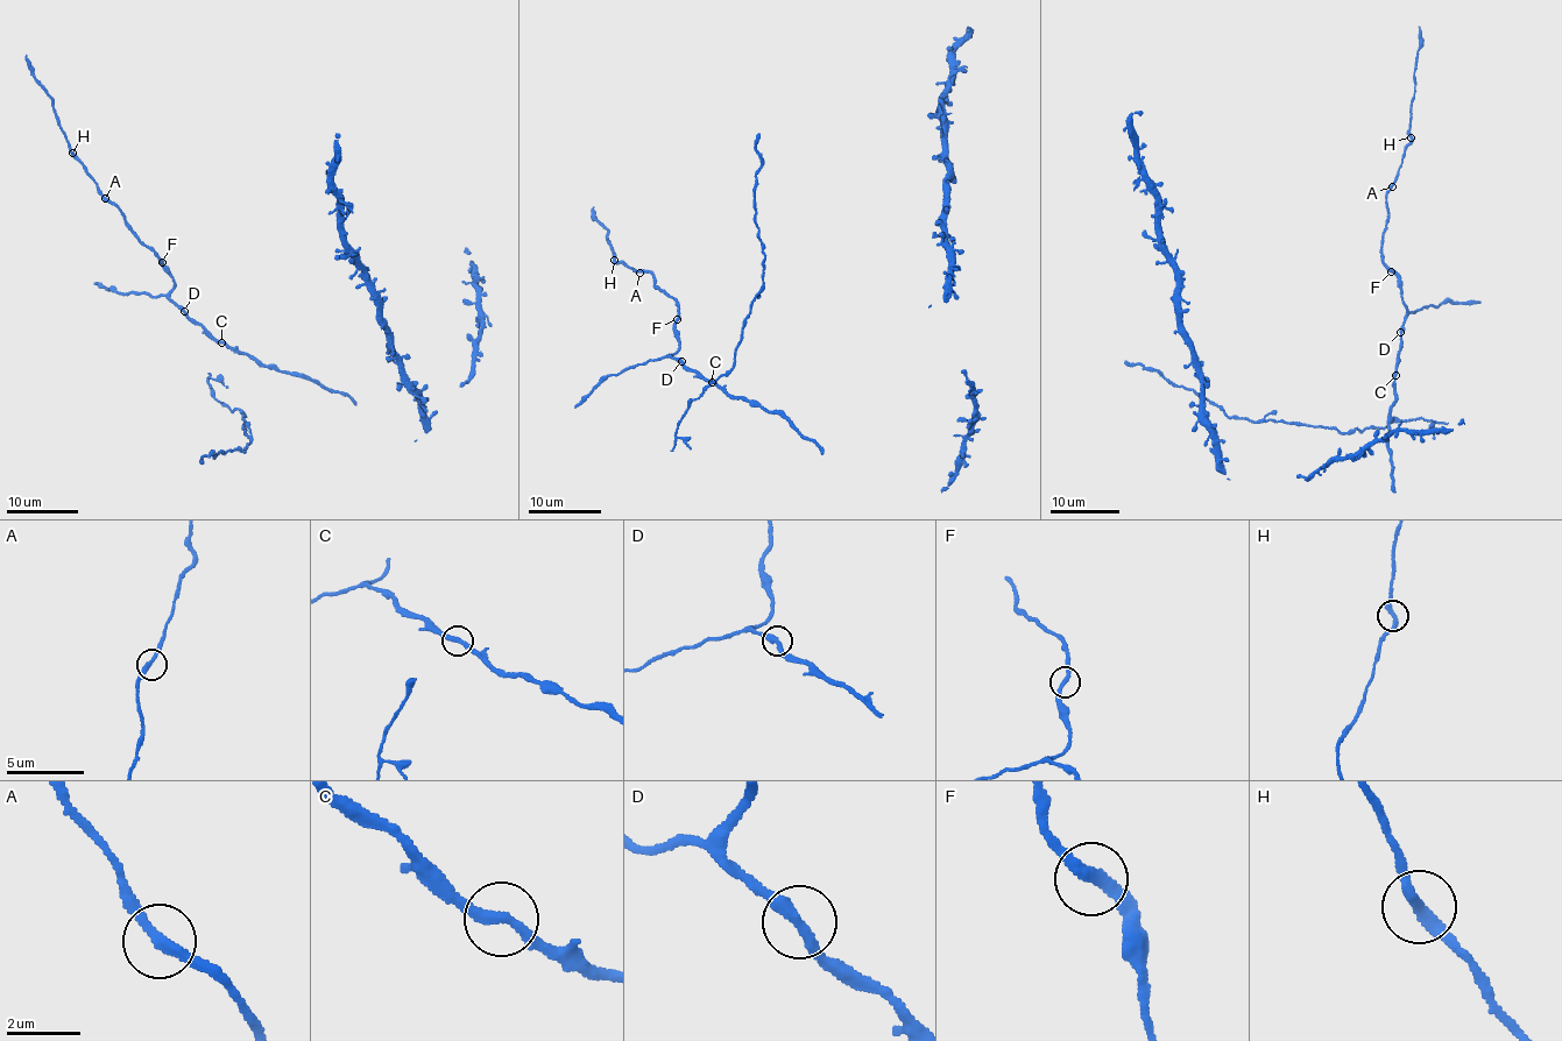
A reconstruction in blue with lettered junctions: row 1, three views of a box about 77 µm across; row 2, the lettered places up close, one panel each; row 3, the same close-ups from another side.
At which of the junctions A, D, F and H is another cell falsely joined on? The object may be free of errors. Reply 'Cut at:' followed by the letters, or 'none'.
Cut at: none

